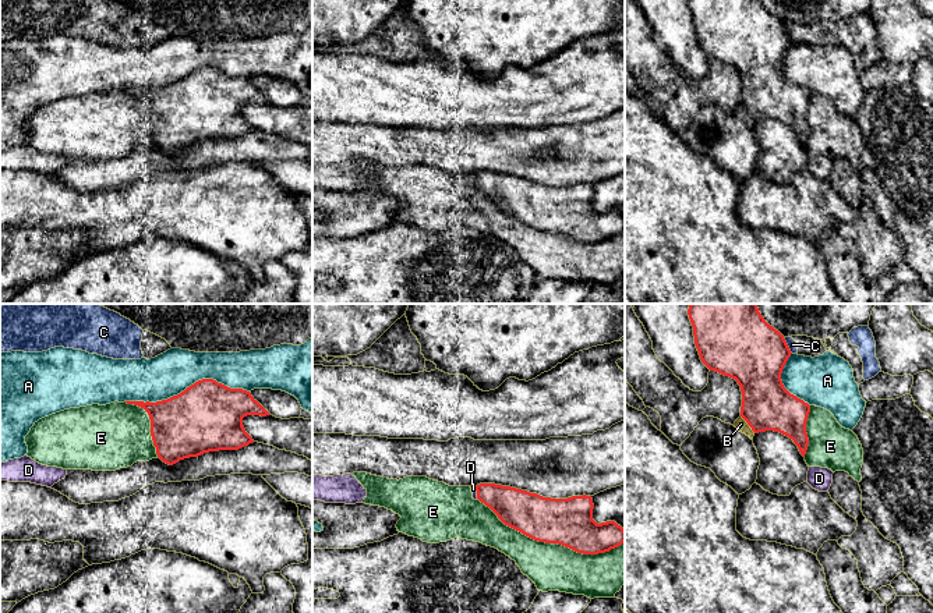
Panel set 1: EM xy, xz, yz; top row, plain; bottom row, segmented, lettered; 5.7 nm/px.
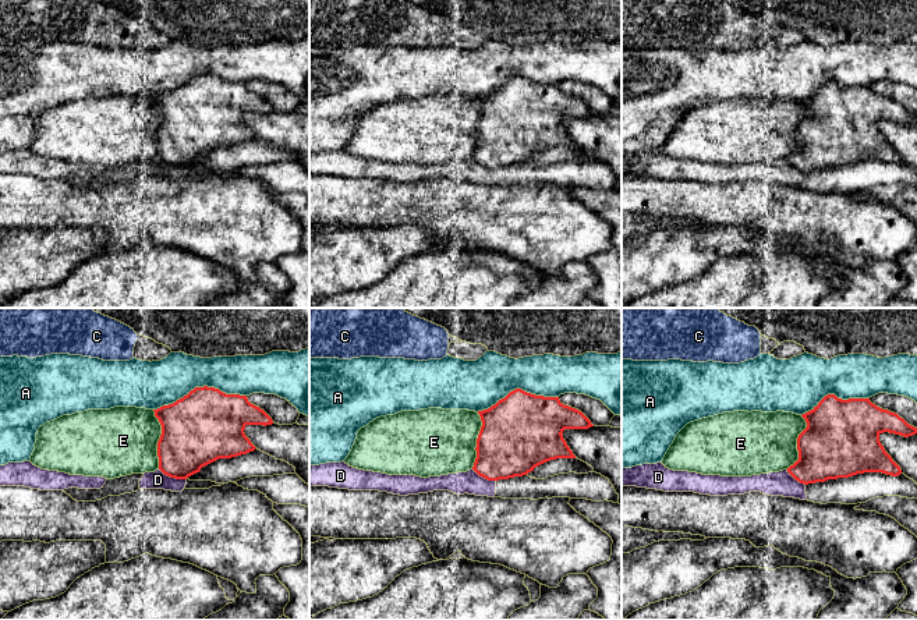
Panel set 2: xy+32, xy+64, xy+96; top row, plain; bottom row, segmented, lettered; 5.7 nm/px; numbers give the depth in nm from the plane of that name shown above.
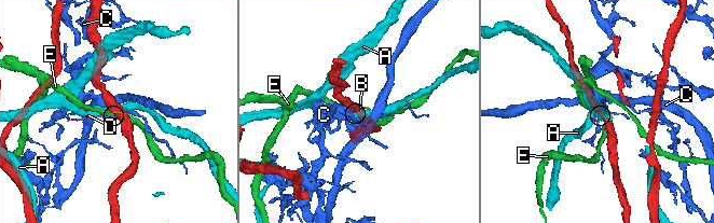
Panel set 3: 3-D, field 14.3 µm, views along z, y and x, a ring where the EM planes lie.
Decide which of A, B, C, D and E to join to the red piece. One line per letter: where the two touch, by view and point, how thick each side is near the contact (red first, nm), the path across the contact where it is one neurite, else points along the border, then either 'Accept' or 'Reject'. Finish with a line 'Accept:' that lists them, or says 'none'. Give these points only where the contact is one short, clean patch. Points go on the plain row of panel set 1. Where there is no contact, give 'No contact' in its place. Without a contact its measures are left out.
A: Touches red at xy (187, 75). Thickness 400 nm (red) against 260 nm. Reject
B: Touches red at yz (748, 112). Thickness 280 nm (red) against 70 nm. Reject
C: Touches red at yz (787, 34). Thickness 380 nm (red) against 60 nm. Reject
D: Touches red at xz (477, 181). Thickness 220 nm (red) against 30 nm. Reject
E: Touches red at xz (551, 230). Thickness 280 nm (red) against 280 nm. Reject
Accept: none

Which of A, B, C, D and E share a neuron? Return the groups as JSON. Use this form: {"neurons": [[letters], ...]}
{"neurons": [["A"], ["B"], ["C"], ["D"], ["E"]]}

